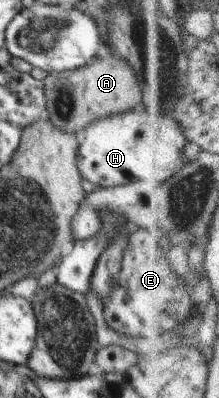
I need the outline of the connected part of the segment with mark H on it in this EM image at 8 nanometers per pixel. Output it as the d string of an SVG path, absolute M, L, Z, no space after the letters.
M141 105L136 109L123 112L123 114L111 114L107 118L99 118L87 128L76 133L78 149L78 168L83 179L101 186L102 188L127 185L134 181L142 181L150 184L165 184L171 180L177 172L182 172L188 164L186 162L186 148L190 144L186 130L179 125L176 118L165 113L145 110Z

